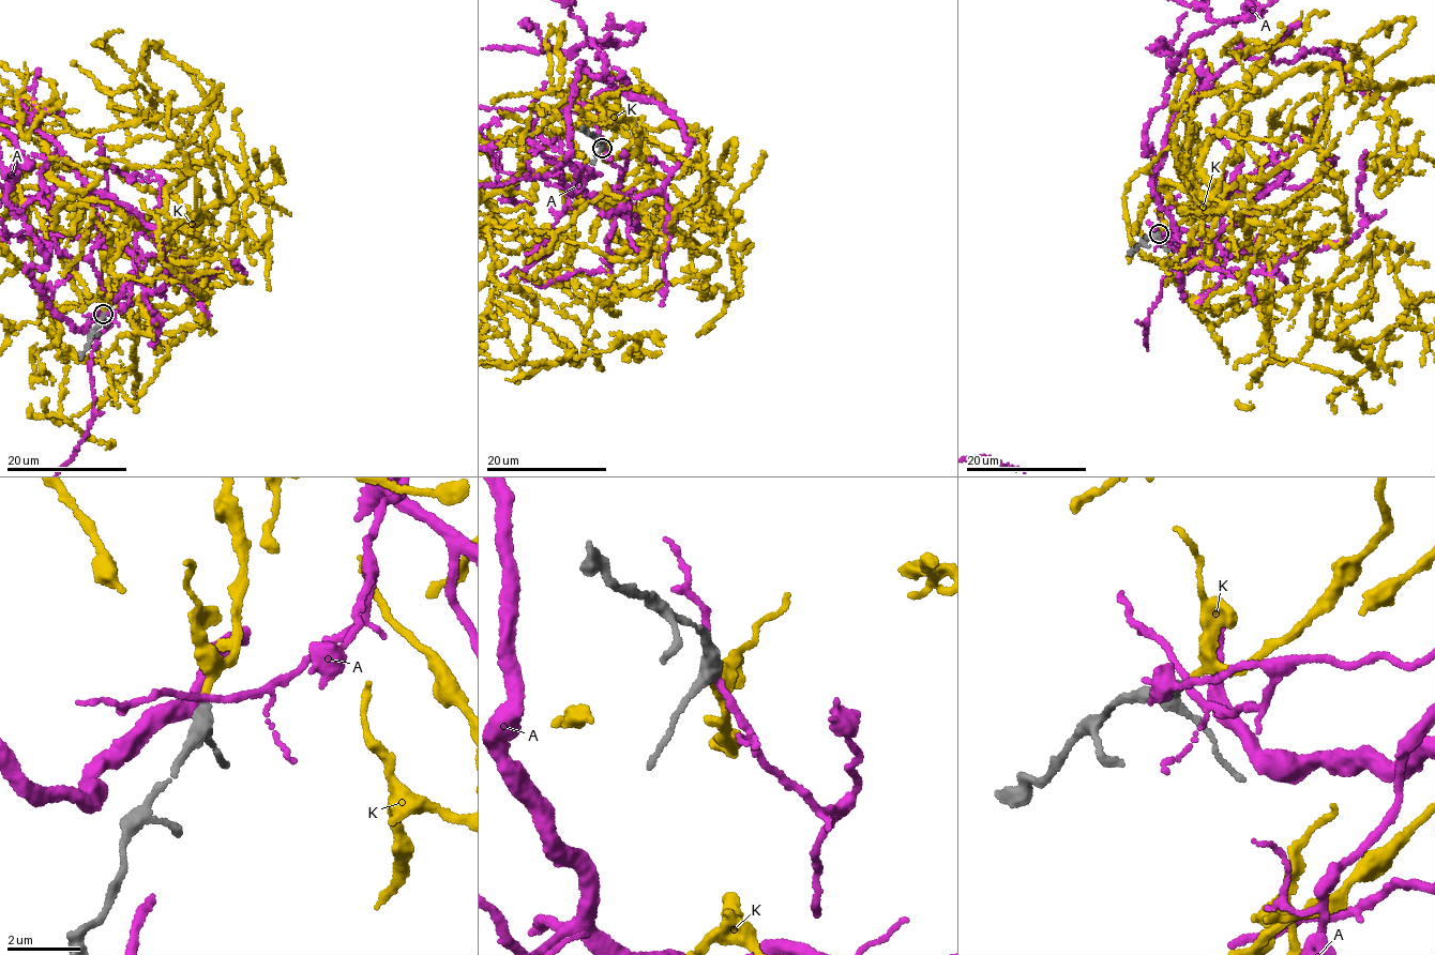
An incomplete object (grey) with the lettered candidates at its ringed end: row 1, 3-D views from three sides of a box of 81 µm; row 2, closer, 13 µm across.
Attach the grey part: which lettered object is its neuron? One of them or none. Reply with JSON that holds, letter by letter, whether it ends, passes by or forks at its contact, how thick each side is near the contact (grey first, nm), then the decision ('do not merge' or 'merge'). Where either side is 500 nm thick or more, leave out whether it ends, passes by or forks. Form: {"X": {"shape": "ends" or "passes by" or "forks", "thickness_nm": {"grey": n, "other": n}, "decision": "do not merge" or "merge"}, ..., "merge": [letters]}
{"A": {"shape": "passes by", "thickness_nm": {"grey": 340, "other": 170}, "decision": "do not merge"}, "K": {"shape": "passes by", "thickness_nm": {"grey": 300, "other": 180}, "decision": "merge"}, "merge": ["K"]}

